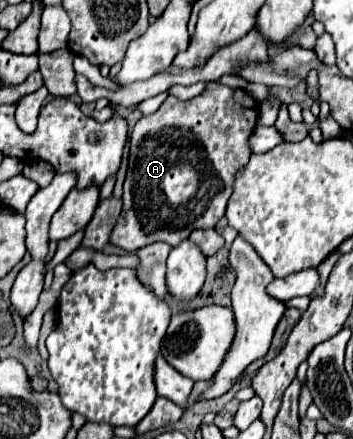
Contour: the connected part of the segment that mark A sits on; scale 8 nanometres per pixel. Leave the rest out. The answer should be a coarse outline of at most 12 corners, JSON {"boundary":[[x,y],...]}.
{"boundary":[[212,81],[136,123],[124,251],[214,227],[258,103]]}

